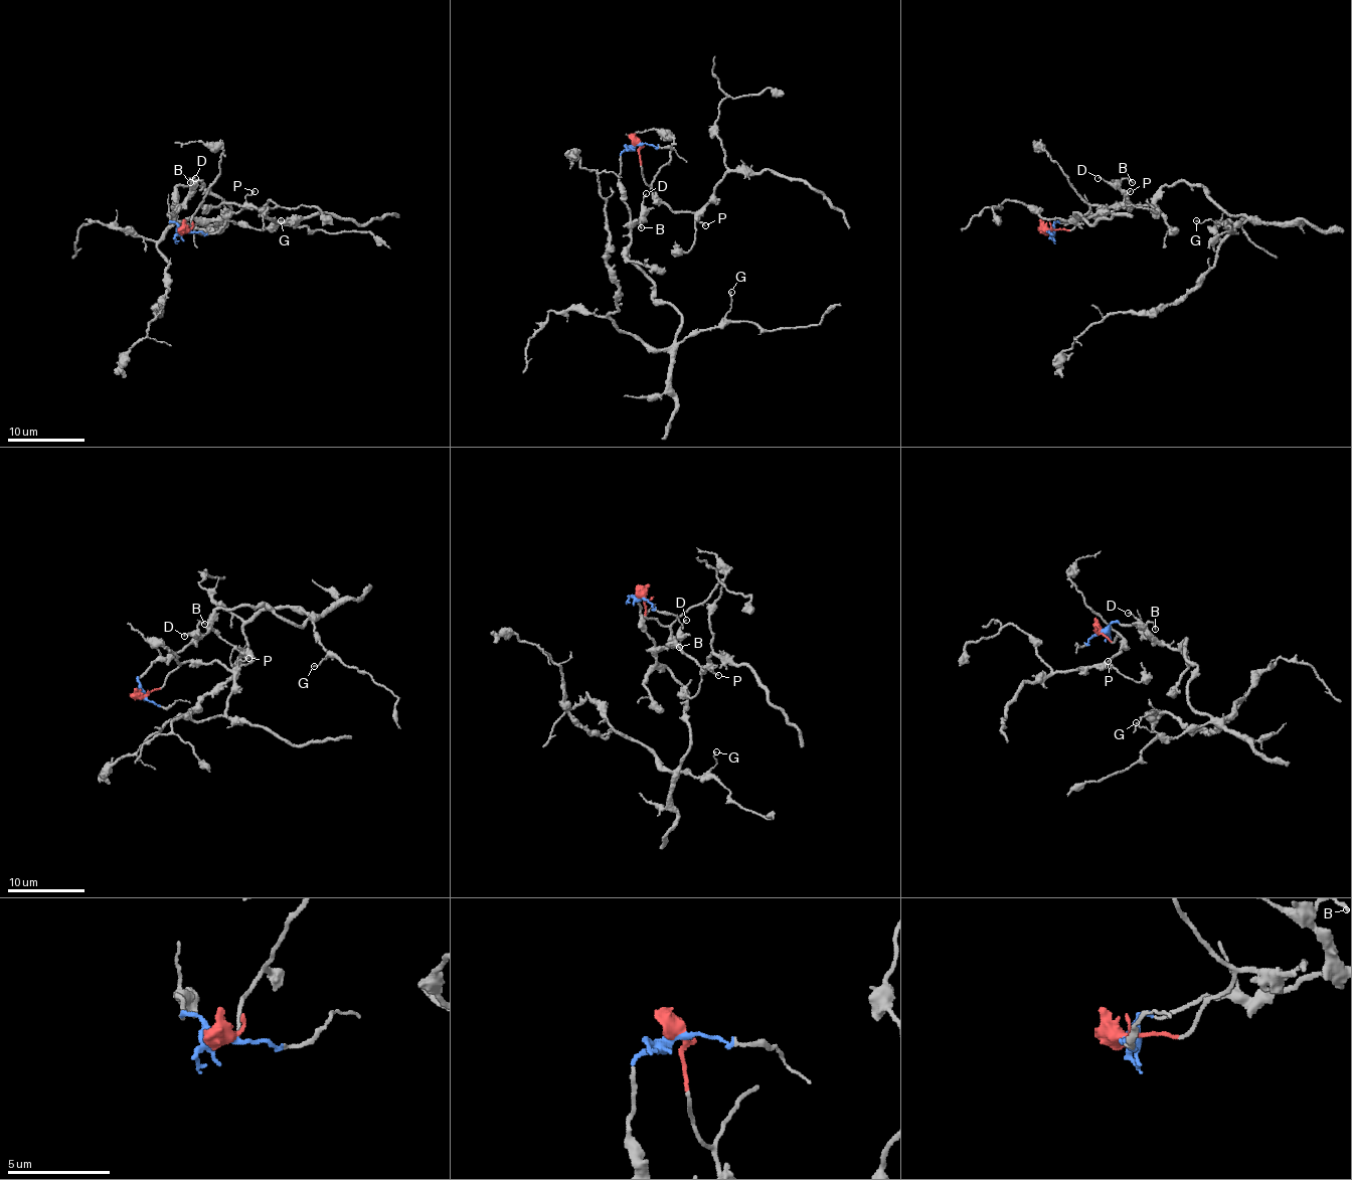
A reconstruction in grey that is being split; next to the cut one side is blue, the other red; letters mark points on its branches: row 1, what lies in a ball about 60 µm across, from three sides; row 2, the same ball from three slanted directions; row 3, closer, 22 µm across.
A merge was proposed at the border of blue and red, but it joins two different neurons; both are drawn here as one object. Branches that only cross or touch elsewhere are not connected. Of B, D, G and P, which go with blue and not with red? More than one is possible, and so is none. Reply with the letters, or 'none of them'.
B, D, G

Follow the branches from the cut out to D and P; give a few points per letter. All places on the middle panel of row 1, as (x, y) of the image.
D: (636, 145), (630, 145), (621, 154), (619, 174), (622, 201), (630, 218), (640, 218), (646, 193)
P: (636, 145), (640, 147), (642, 178), (651, 191), (674, 212), (692, 212), (696, 220), (705, 226)

